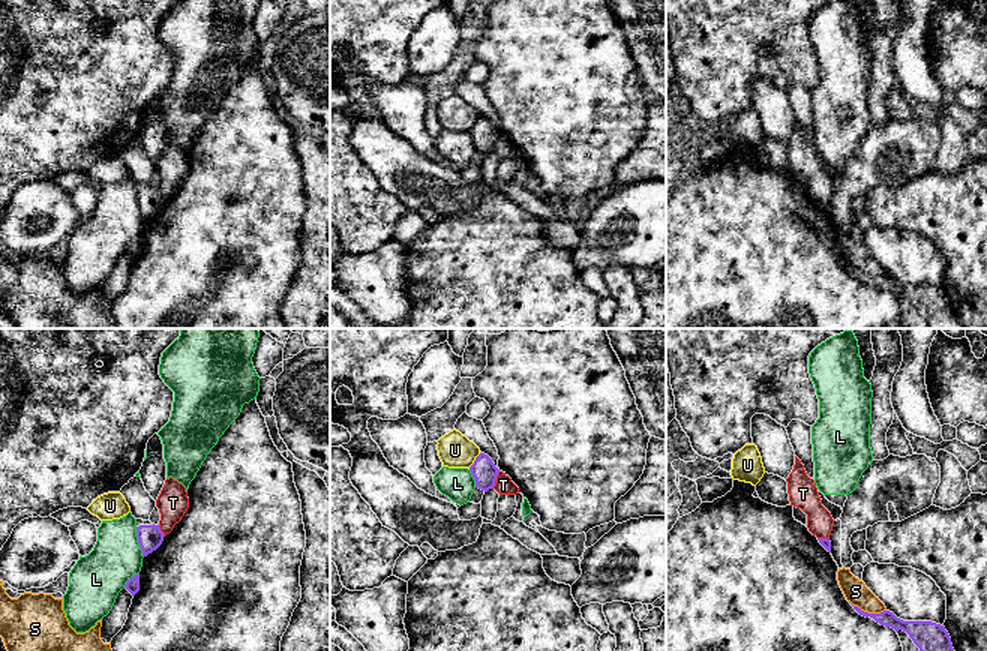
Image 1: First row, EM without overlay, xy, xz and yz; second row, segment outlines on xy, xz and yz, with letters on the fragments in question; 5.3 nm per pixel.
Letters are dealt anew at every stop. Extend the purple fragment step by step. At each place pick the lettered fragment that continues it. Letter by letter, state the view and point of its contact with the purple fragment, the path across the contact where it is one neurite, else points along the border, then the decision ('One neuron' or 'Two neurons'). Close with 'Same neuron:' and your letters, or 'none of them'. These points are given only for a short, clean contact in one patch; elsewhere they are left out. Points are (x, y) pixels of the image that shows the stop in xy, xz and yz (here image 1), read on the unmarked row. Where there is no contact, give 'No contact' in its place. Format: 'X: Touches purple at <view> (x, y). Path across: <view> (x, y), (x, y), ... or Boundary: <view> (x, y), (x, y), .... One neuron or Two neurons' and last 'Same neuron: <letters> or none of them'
L: Touches purple at xy (138, 206). Boundary: xy (137, 191), (137, 206), (143, 221). Two neurons
S: Touches purple at yz (867, 276). Two neurons
T: Touches purple at xz (495, 143). Boundary: xz (500, 135), (492, 152). Two neurons
U: Touches purple at xz (474, 125). Boundary: xz (480, 117), (468, 132). Two neurons
Same neuron: none of them

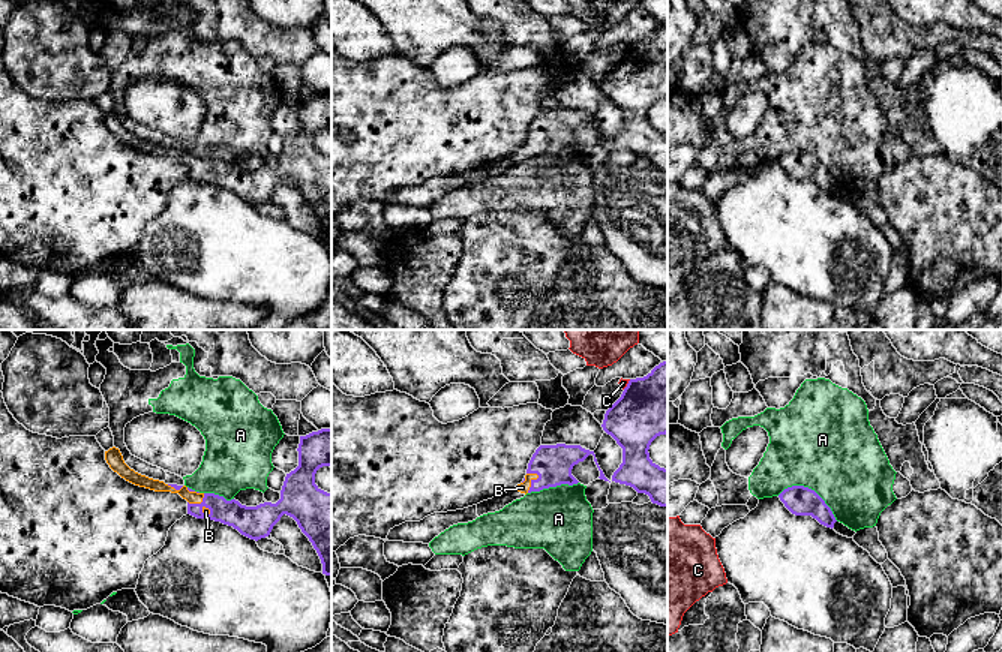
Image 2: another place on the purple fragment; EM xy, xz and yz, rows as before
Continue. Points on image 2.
A: Touches purple at yz (810, 153). Two neurons
B: Touches purple at xz (531, 146). One neuron
C: Touches purple at xz (627, 48). Boundary: xz (630, 44), (623, 53). Two neurons
Same neuron: B

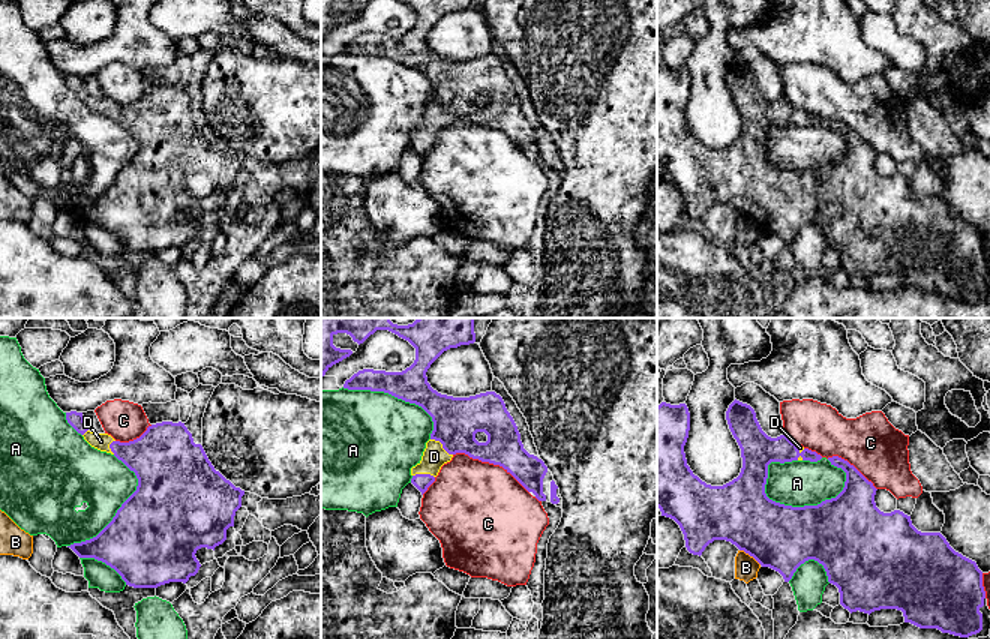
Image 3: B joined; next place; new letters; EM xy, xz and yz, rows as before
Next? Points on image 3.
A: Touches purple at yz (810, 170). Two neurons
B: Touches purple at yz (750, 219). Two neurons
C: Touches purple at xz (491, 126). Two neurons
D: Touches purple at xz (443, 110). Path across: xz (456, 84), (455, 95), (443, 110), (434, 120). One neuron
Same neuron: D

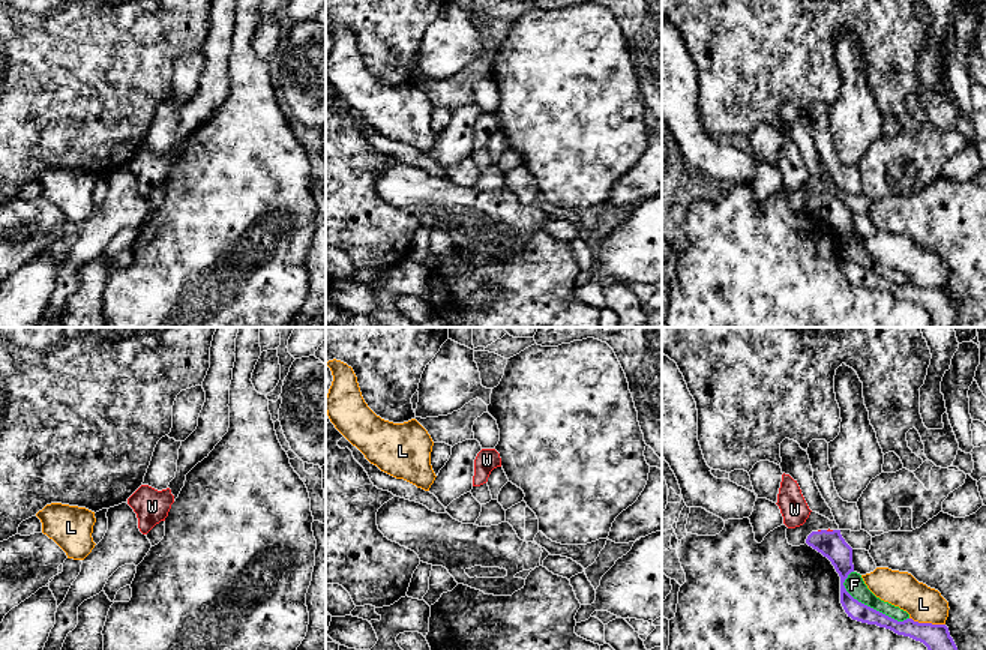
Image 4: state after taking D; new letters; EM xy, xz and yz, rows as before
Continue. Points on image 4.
F: Touches purple at yz (872, 272). Two neurons
L: Touches purple at yz (928, 287). Boundary: yz (910, 281), (919, 285), (944, 288). Two neurons
W: Touches purple at yz (830, 195). Path across: yz (830, 207), (830, 195), (829, 192). One neuron
Same neuron: W

